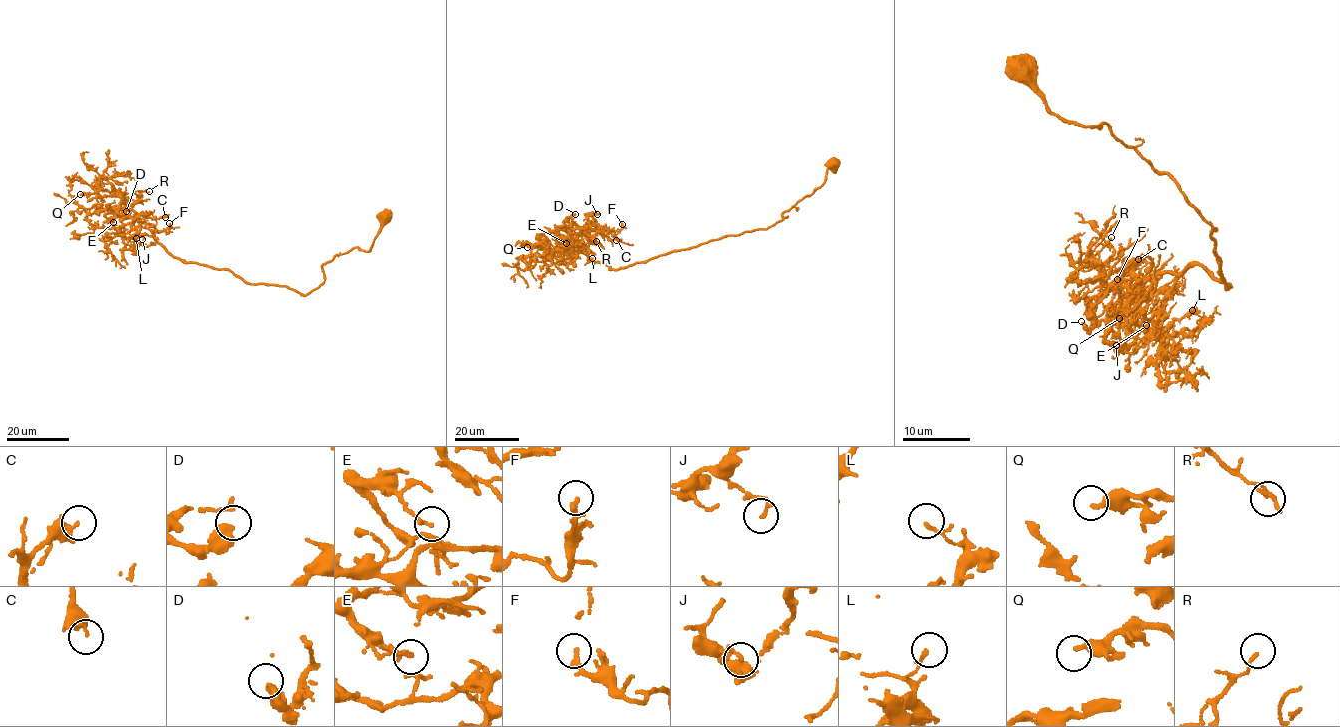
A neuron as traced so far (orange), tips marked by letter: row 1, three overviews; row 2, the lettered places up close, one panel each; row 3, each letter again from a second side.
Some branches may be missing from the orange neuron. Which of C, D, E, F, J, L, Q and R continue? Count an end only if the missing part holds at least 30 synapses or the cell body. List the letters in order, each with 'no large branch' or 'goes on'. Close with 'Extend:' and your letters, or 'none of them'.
C: no large branch
D: no large branch
E: no large branch
F: no large branch
J: no large branch
L: no large branch
Q: goes on
R: no large branch
Extend: Q

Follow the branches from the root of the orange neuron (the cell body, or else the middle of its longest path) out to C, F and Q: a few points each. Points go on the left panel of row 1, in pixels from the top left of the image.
C: (385, 217), (369, 251), (337, 255), (304, 295), (175, 258), (151, 225), (131, 217), (165, 217)
F: (385, 217), (369, 251), (337, 255), (304, 295), (175, 258), (131, 217), (154, 232), (169, 223)
Q: (385, 217), (369, 251), (337, 255), (322, 265), (323, 282), (302, 295), (175, 258), (124, 195), (80, 194)

